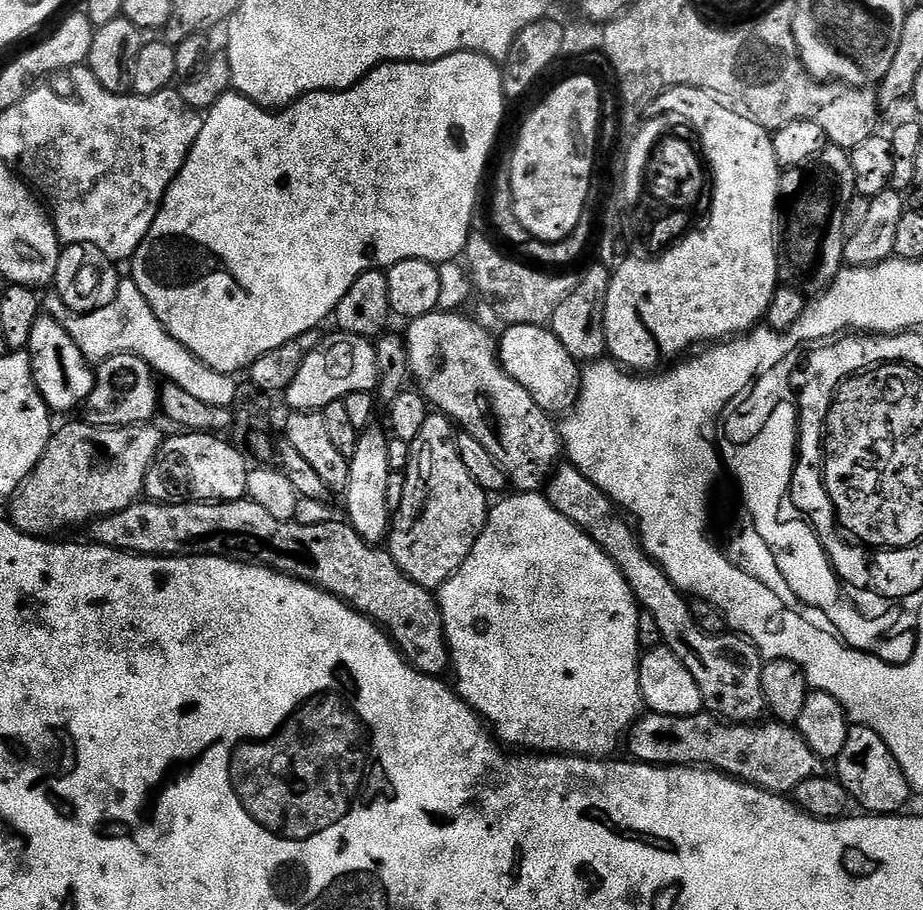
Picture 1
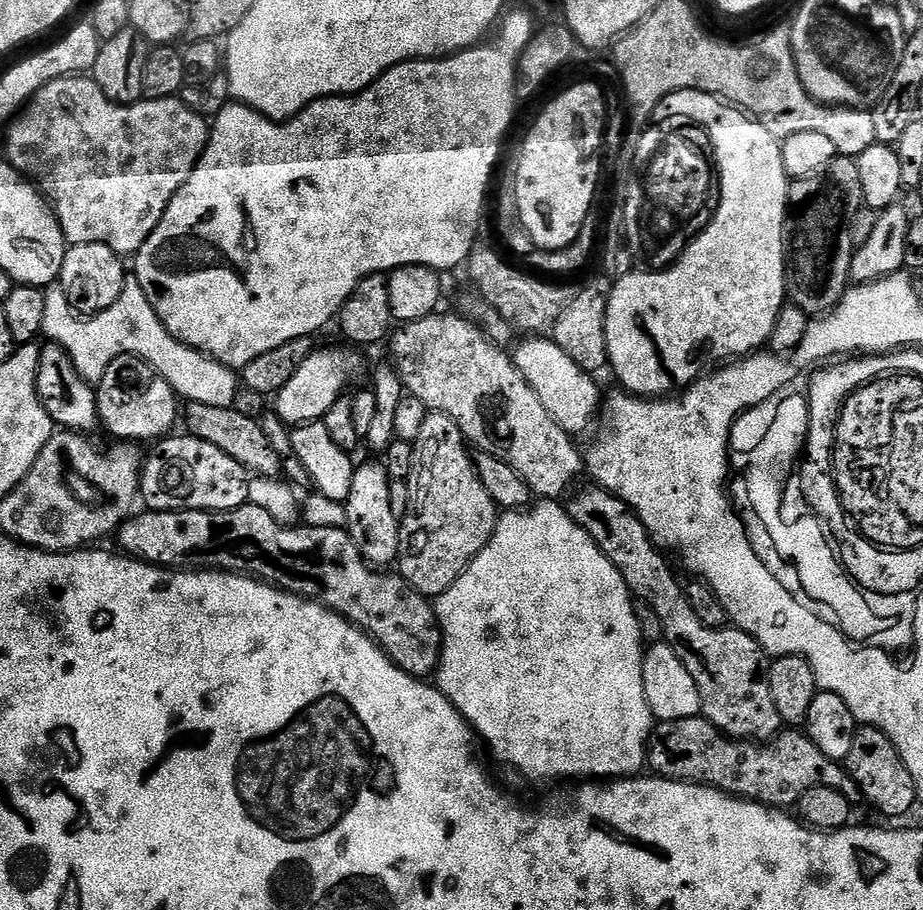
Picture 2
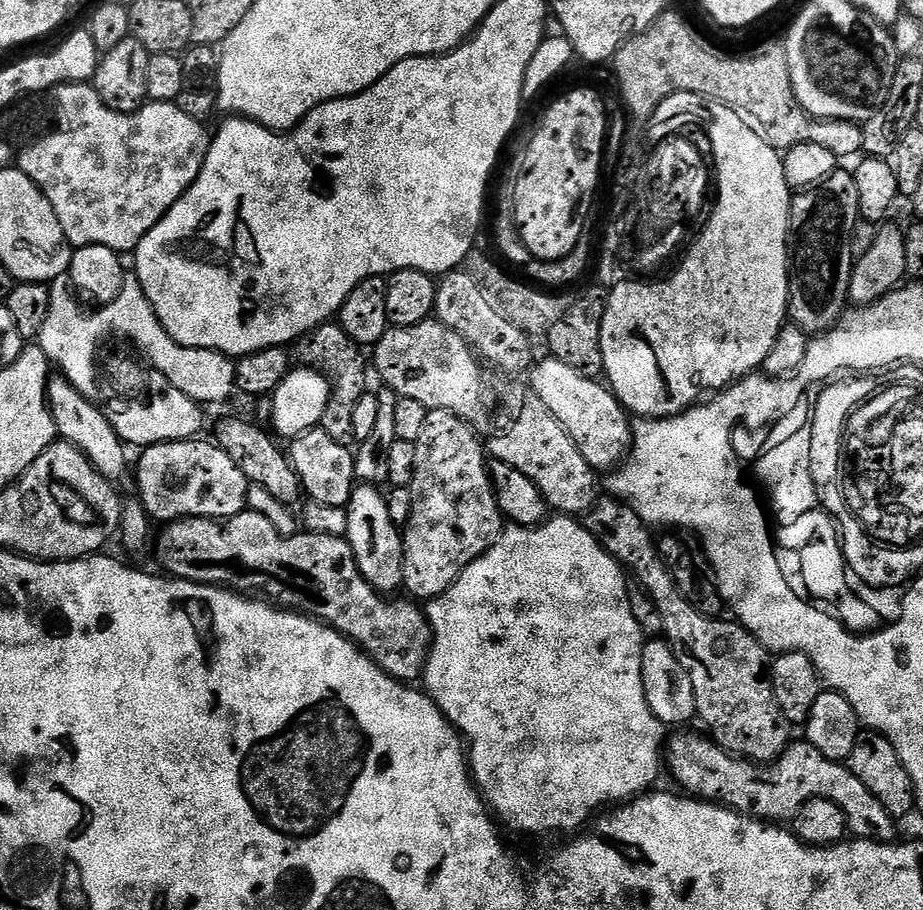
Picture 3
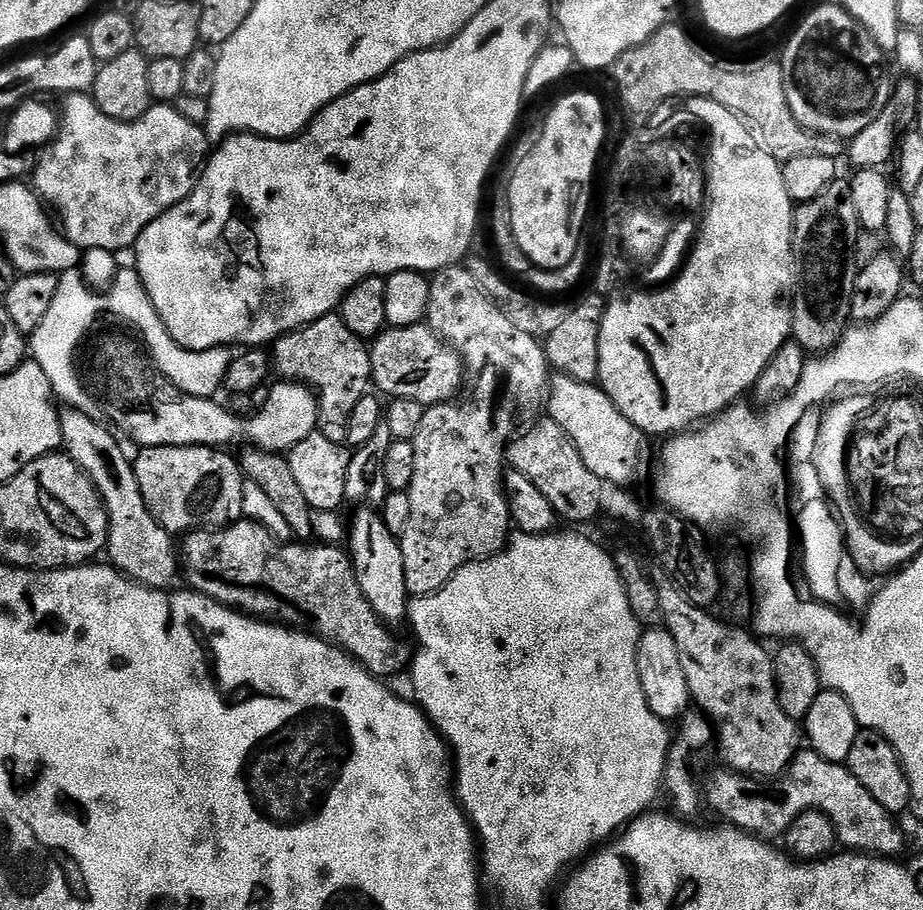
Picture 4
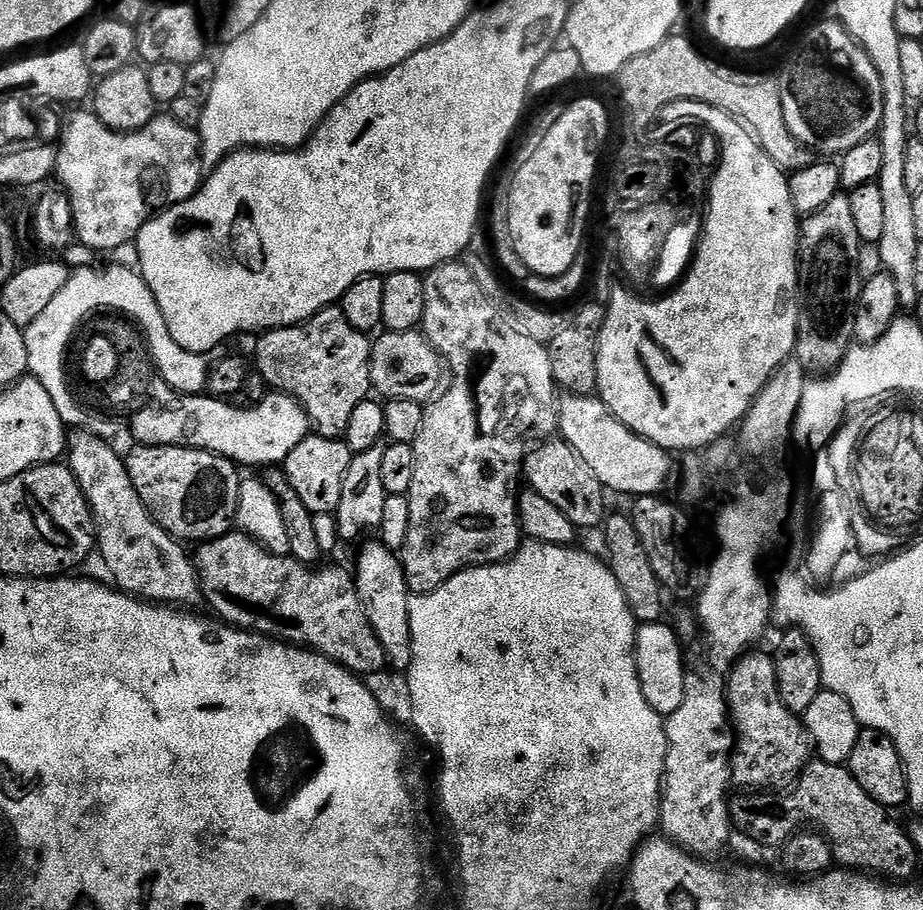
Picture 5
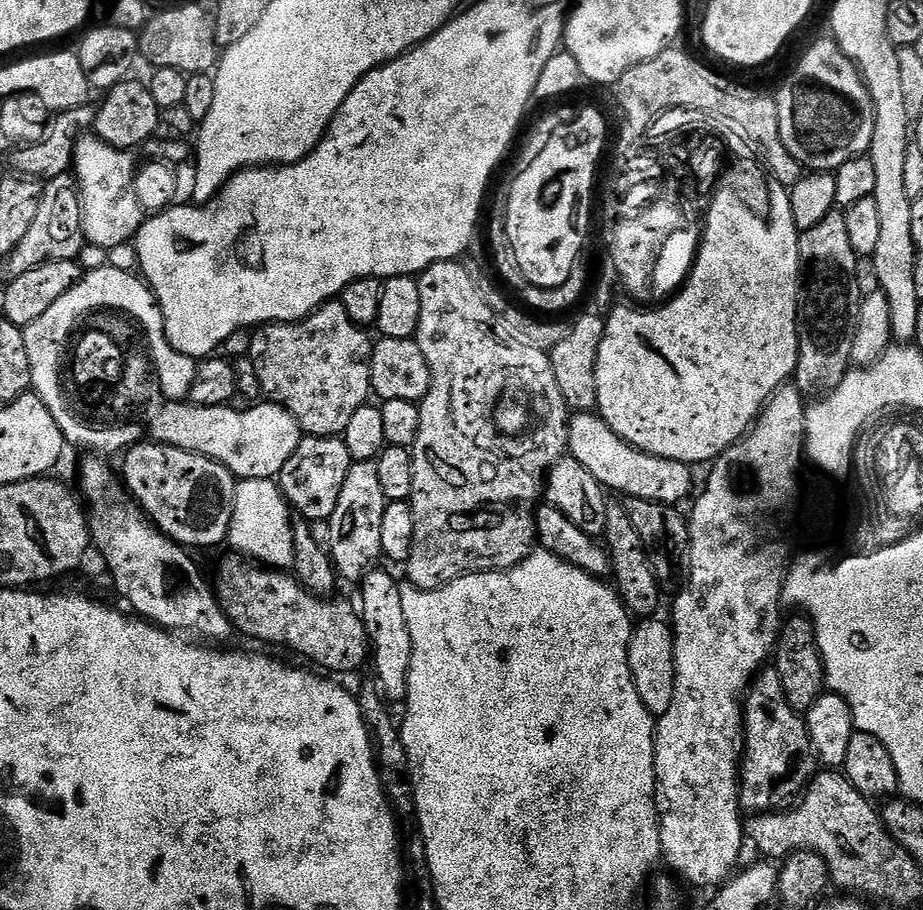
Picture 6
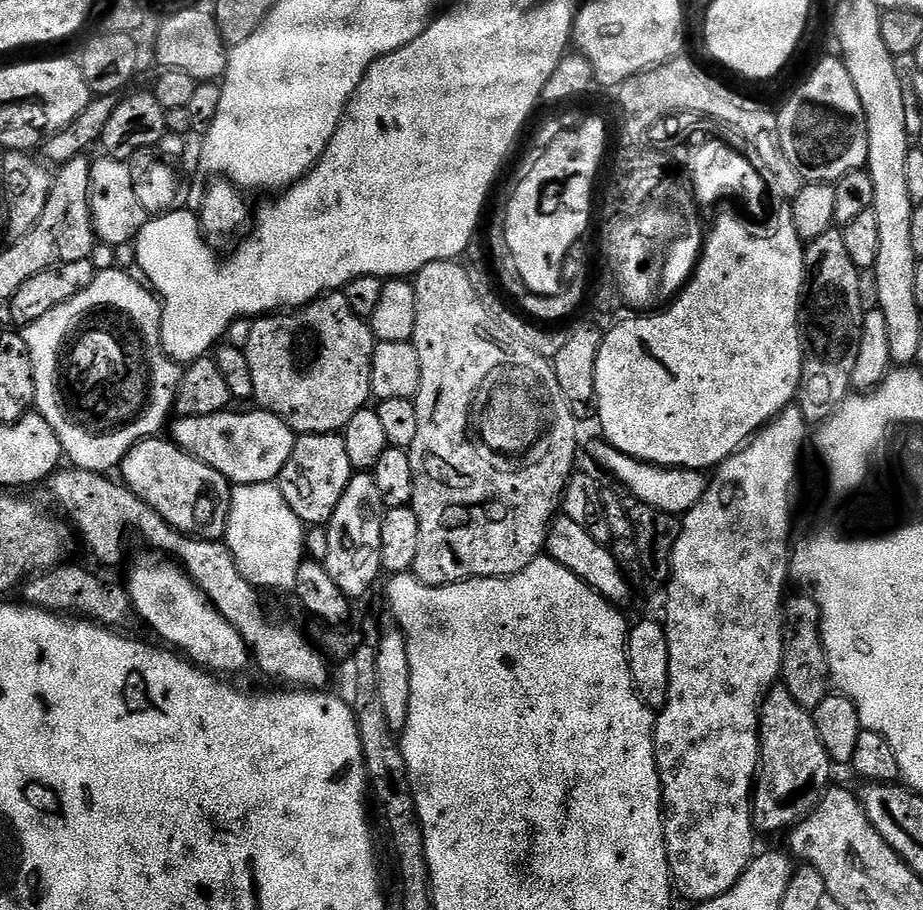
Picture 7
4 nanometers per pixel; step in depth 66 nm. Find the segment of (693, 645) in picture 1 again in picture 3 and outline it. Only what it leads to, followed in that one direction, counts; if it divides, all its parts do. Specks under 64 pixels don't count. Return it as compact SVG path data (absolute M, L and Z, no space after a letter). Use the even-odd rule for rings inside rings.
M599 499L589 509L584 518L585 528L604 547L604 551L616 559L621 568L631 575L632 572L636 575L633 576L635 583L639 584L654 602L658 615L662 618L663 639L667 640L670 650L674 650L674 658L682 662L682 670L686 670L690 686L694 686L694 702L699 723L704 723L708 727L707 735L733 756L742 756L745 760L757 762L776 760L790 743L790 725L778 710L778 702L774 702L768 649L761 646L740 623L698 614L698 610L694 610L694 606L690 606L690 602L682 598L672 577L672 571L660 556L657 537L652 537L653 529L644 524L642 518L638 518L638 514L634 514L634 510L630 510L630 506L623 500L607 499Z

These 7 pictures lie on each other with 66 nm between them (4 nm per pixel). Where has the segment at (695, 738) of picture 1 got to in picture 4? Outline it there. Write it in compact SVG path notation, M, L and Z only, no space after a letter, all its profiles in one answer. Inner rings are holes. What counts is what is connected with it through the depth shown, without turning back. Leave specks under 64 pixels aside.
M801 750L797 752L788 769L780 773L775 778L757 778L754 776L743 776L741 772L731 770L719 770L705 783L702 788L702 796L708 804L721 816L721 821L727 822L731 827L739 828L742 832L747 832L750 836L761 838L783 837L784 831L798 818L798 814L803 812L820 812L836 829L837 841L845 849L853 852L863 852L870 856L883 856L885 858L896 858L901 855L904 848L904 836L900 833L900 828L895 824L893 813L887 812L874 798L870 798L870 790L854 778L854 774L844 764L835 764L822 754L811 750Z

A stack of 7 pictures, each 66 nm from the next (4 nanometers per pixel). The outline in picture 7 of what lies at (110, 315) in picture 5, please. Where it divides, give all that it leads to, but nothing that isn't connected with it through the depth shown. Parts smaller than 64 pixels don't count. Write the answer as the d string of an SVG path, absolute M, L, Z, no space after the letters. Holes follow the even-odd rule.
M116 268L99 269L82 293L21 331L33 367L35 411L46 418L58 436L65 459L73 467L87 472L106 474L110 469L117 469L137 442L159 435L166 426L164 412L175 407L181 385L183 367L161 348L163 305L151 289L137 280ZM92 304L120 304L120 308L128 308L136 320L122 314L120 308L91 308ZM104 320L124 320L124 324L128 324L128 336L136 336L140 352L128 352L124 340L120 340L124 332L120 332L120 328L108 328ZM66 327L68 330L64 332ZM60 336L62 346L56 356ZM149 372L150 396L146 409L140 413L128 404L120 404L128 396L120 376L146 376Z

